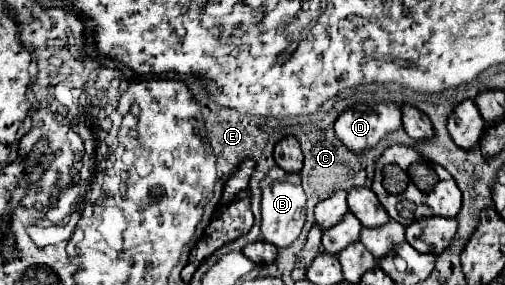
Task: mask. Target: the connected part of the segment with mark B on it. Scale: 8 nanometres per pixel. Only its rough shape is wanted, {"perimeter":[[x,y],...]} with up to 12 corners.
{"perimeter":[[271,167],[261,181],[261,233],[291,245],[305,223],[299,173]]}

